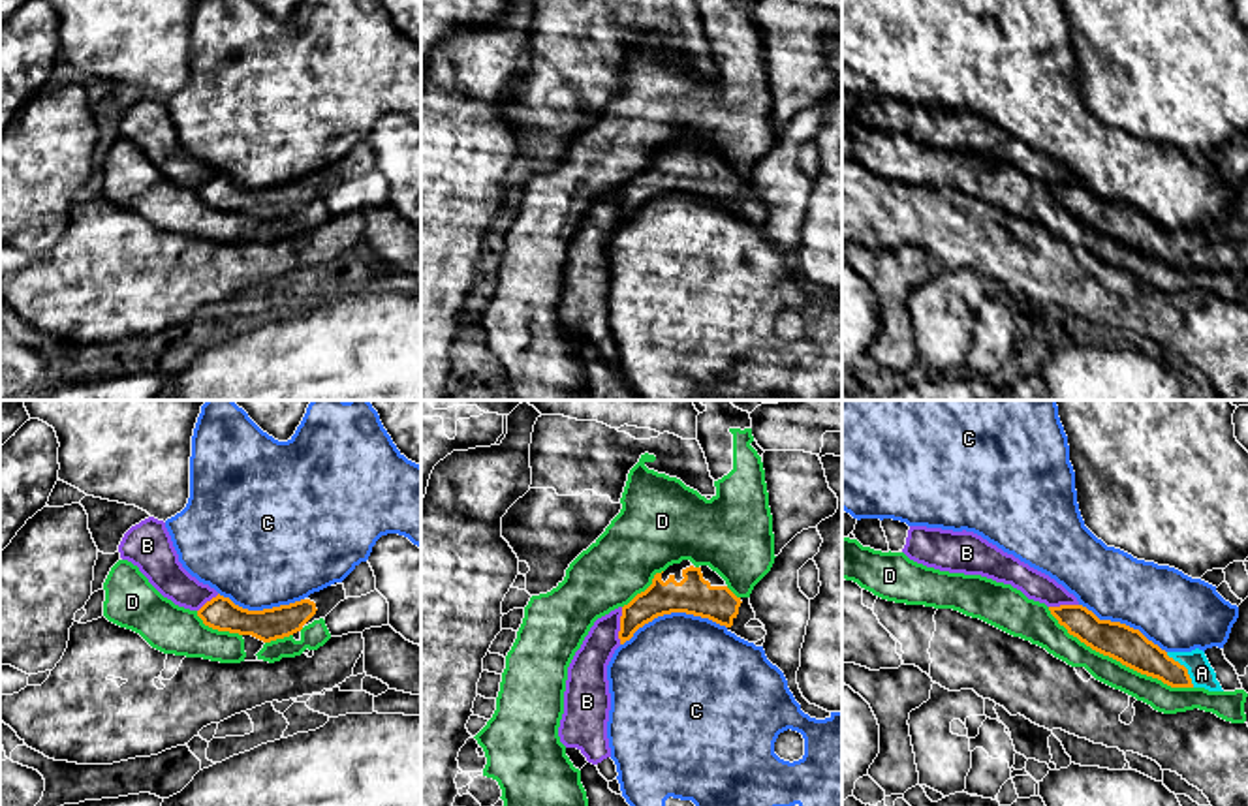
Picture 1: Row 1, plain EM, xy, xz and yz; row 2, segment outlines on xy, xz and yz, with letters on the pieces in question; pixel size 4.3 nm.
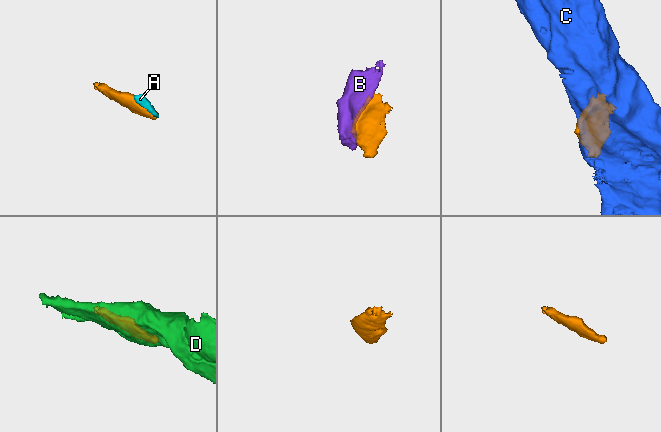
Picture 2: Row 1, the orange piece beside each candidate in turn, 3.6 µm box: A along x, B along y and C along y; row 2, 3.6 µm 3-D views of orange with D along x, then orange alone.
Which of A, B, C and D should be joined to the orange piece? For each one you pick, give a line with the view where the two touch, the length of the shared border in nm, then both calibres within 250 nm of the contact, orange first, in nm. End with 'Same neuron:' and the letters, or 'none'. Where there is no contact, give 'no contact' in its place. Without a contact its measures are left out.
A: contact in yz; length 200 nm; calibres 160 and 100 nm
Same neuron: A

